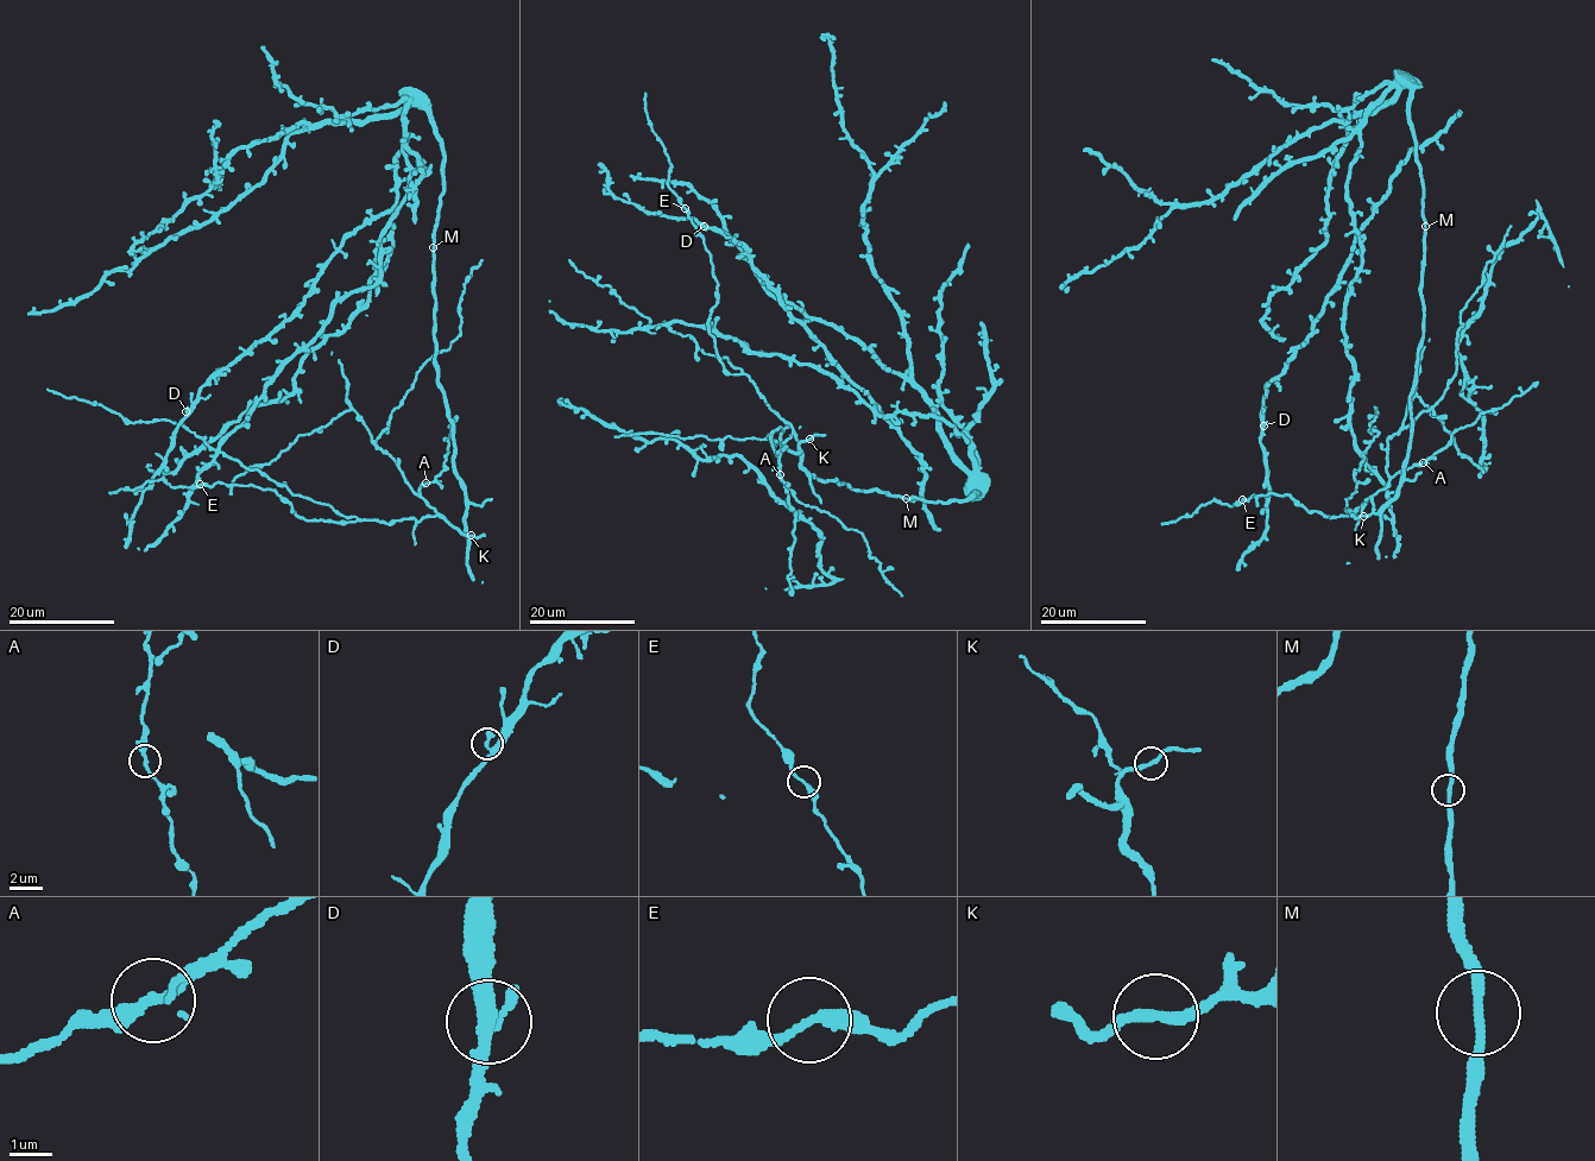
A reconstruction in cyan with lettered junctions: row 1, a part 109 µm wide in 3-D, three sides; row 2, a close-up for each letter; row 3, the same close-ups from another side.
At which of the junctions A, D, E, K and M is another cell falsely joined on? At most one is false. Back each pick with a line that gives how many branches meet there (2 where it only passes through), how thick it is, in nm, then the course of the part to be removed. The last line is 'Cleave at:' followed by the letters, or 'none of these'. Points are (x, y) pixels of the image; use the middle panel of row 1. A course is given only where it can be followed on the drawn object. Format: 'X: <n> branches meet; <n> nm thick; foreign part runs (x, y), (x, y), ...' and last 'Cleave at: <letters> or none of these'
Cleave at: none of these

